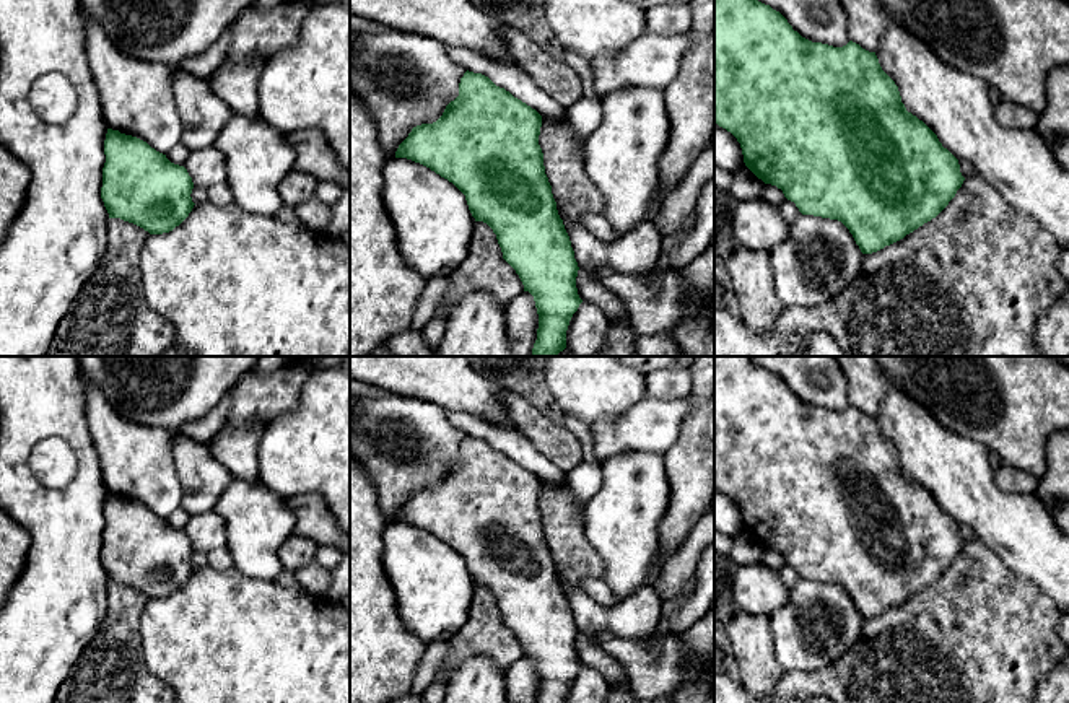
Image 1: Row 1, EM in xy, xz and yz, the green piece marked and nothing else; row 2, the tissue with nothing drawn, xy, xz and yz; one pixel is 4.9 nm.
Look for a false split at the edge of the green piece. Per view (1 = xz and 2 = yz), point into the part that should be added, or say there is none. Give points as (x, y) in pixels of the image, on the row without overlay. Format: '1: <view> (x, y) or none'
1: none
2: none

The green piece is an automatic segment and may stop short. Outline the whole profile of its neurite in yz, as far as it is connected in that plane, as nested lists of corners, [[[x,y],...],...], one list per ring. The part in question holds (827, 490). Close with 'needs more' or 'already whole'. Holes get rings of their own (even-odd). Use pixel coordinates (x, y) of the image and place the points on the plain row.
[[[714,356],[714,488],[737,503],[745,531],[758,544],[781,553],[802,579],[841,586],[862,618],[877,617],[936,583],[965,545],[958,524],[906,475],[875,417],[853,405],[843,412],[812,407],[752,356]]] | already whole

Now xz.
[[[467,434],[459,448],[459,461],[436,487],[413,491],[395,522],[430,532],[465,560],[475,586],[493,594],[503,623],[519,640],[524,656],[534,661],[537,703],[566,703],[569,685],[582,667],[576,653],[579,631],[545,539],[540,491],[542,480],[535,474],[488,441]]] | already whole

